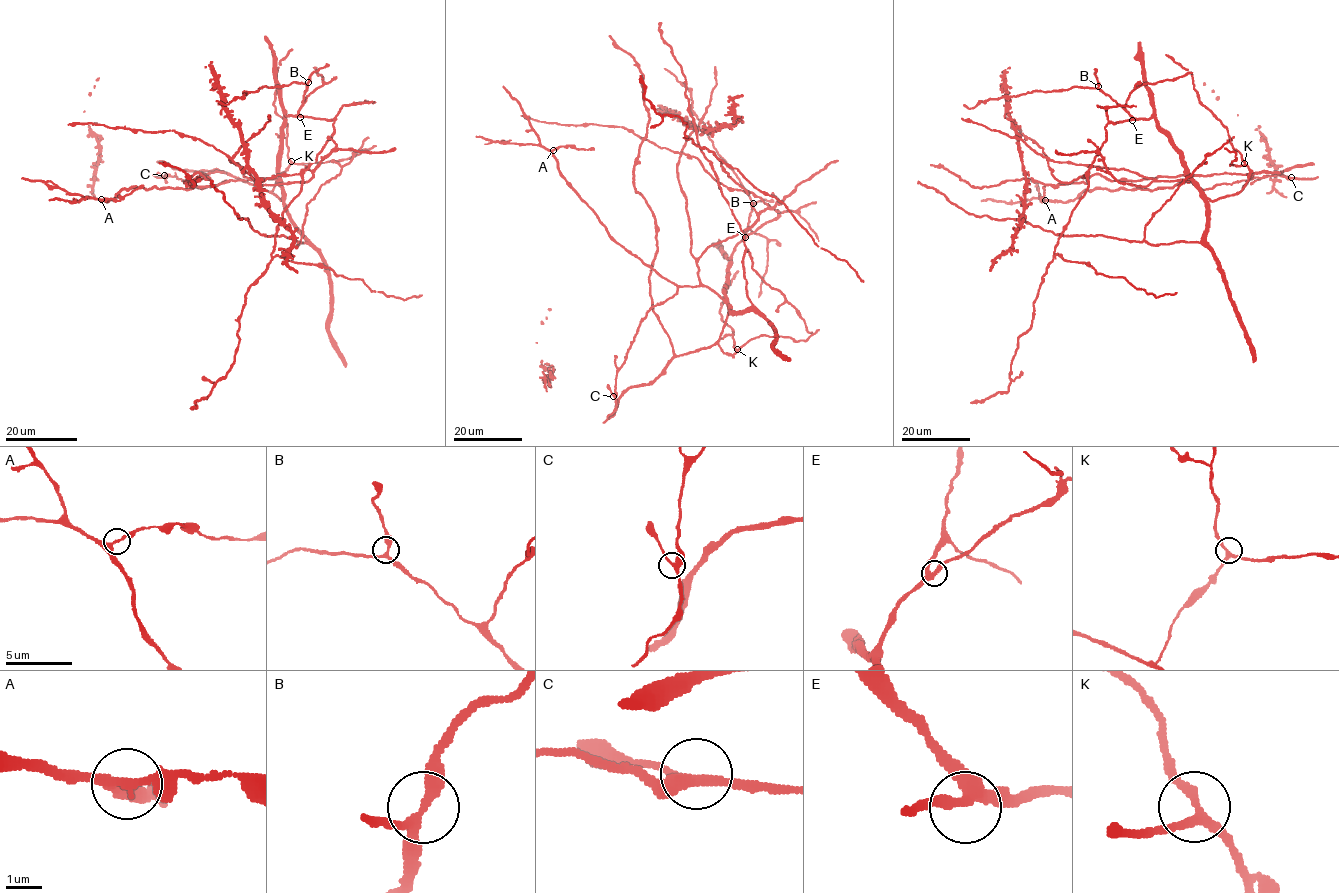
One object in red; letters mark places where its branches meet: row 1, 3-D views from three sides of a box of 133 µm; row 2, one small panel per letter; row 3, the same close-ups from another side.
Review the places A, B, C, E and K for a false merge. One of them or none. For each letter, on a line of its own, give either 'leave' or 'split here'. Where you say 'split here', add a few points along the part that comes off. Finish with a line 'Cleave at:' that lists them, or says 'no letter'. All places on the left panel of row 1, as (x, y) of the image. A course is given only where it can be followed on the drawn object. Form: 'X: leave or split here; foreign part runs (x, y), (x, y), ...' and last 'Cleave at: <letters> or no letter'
A: leave
B: leave
C: leave
E: leave
K: leave
Cleave at: no letter

